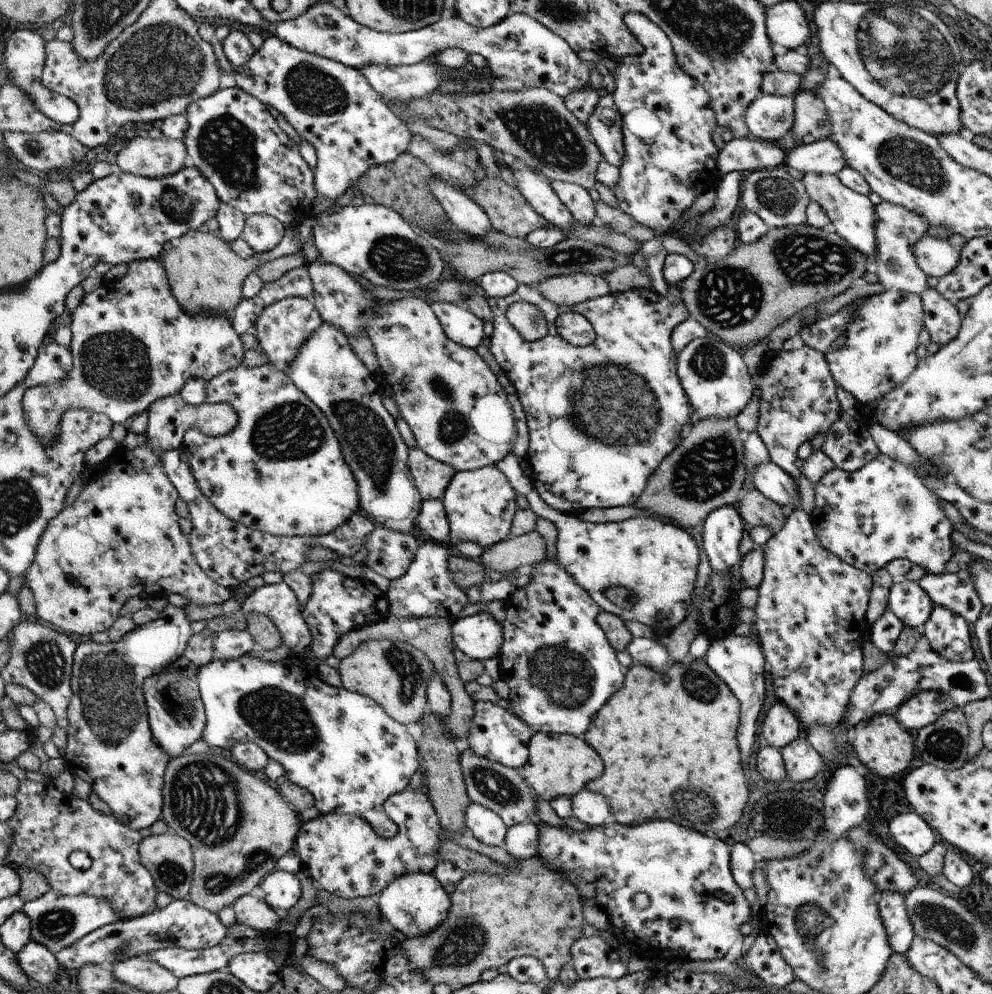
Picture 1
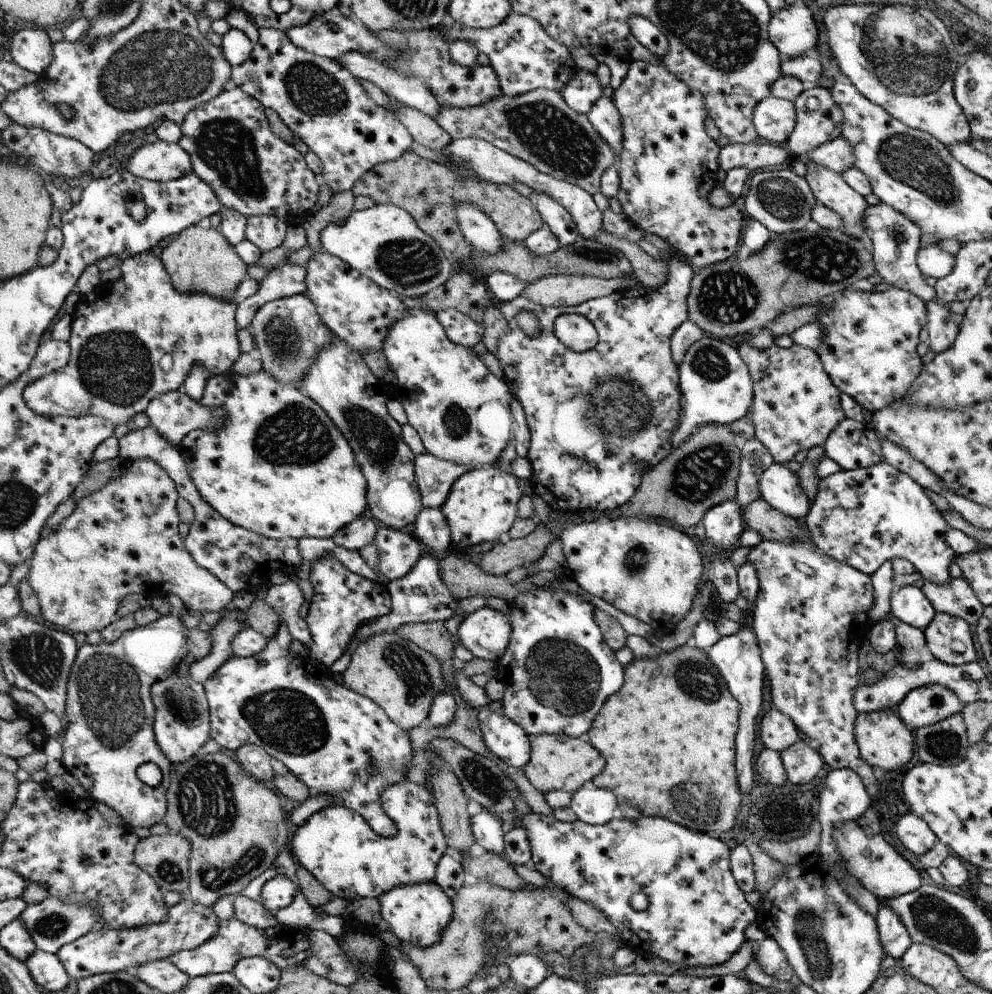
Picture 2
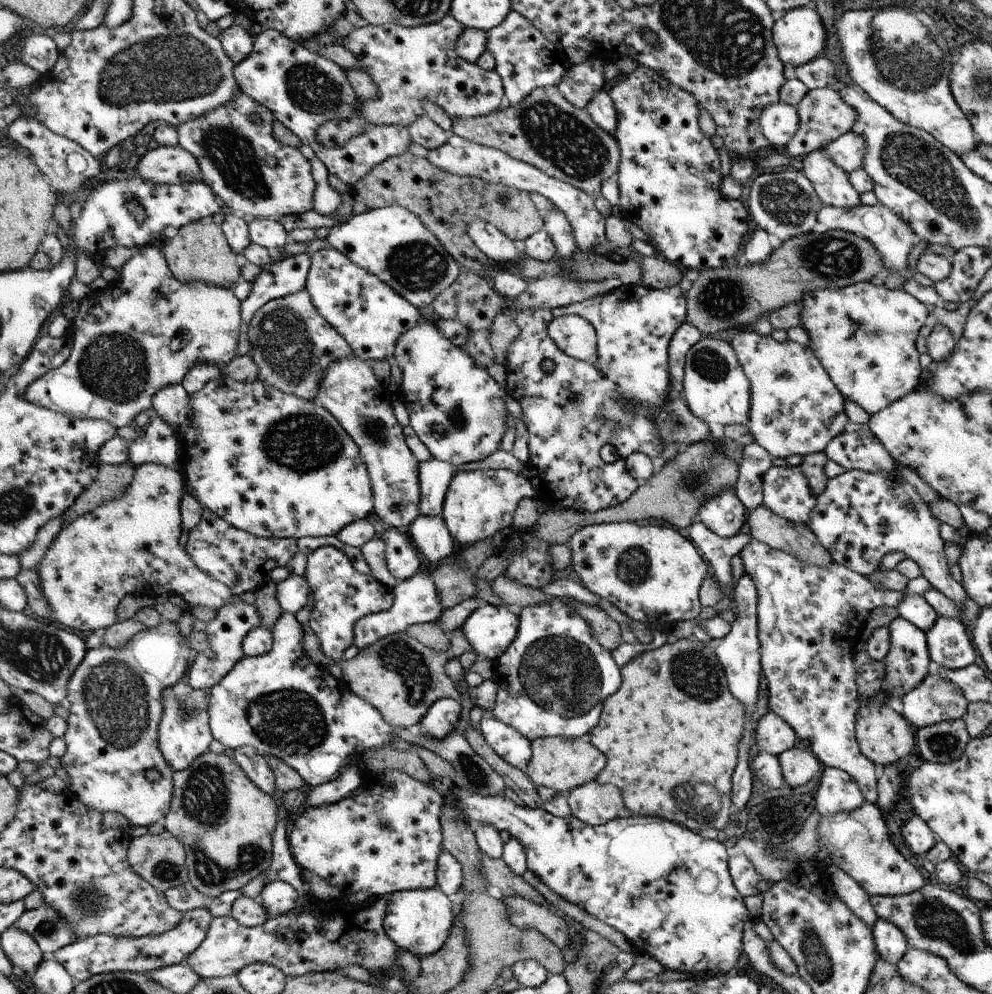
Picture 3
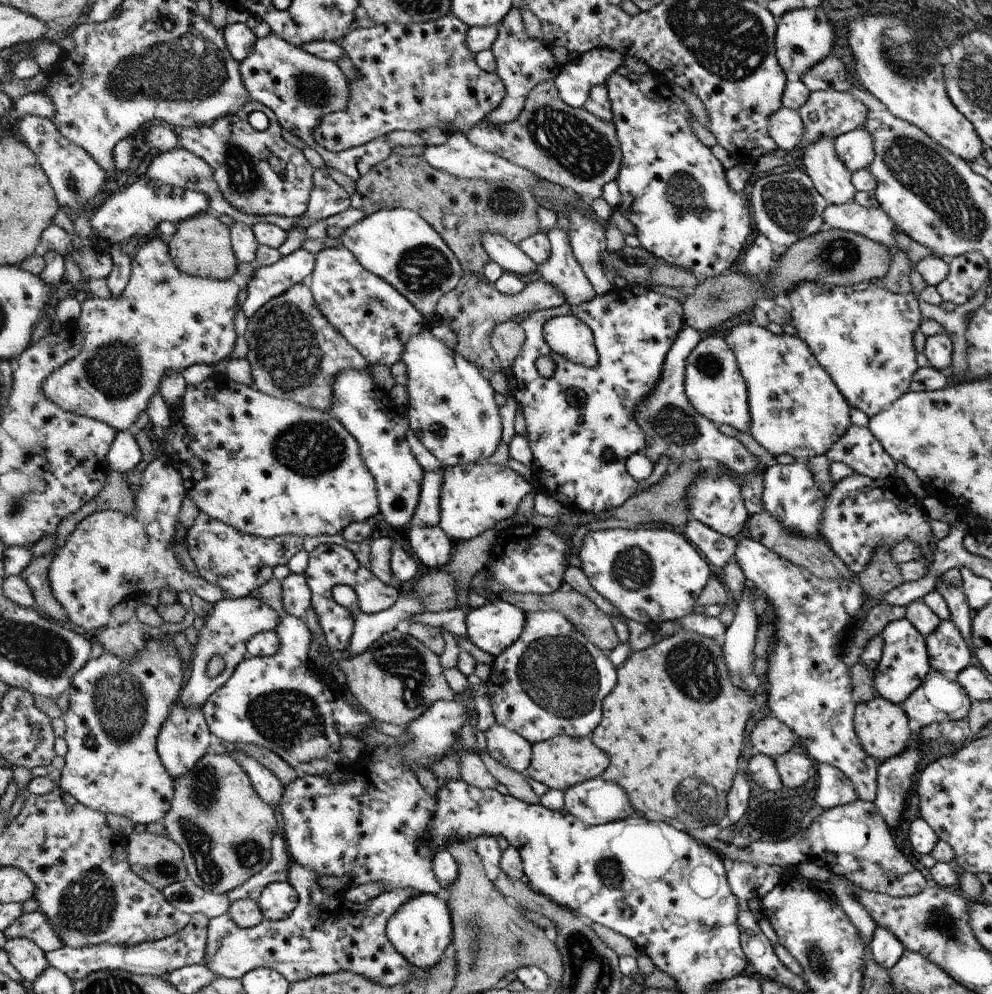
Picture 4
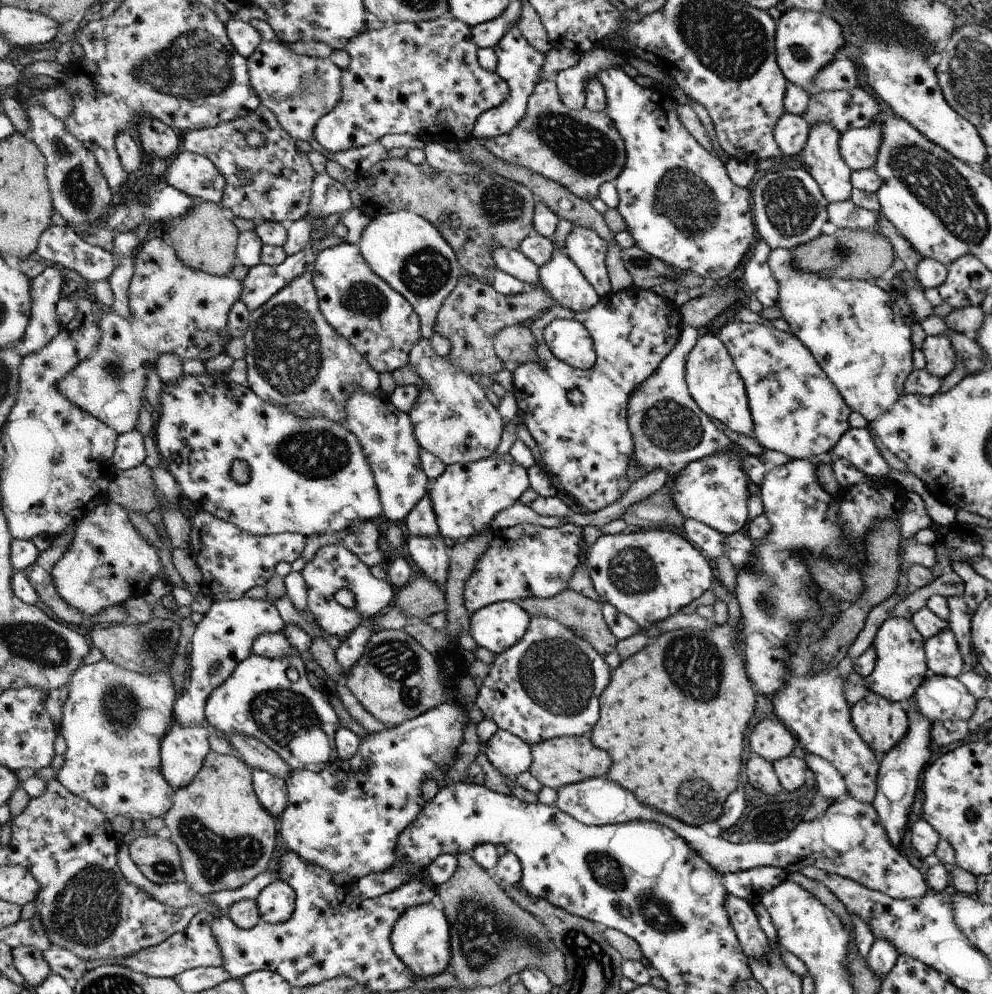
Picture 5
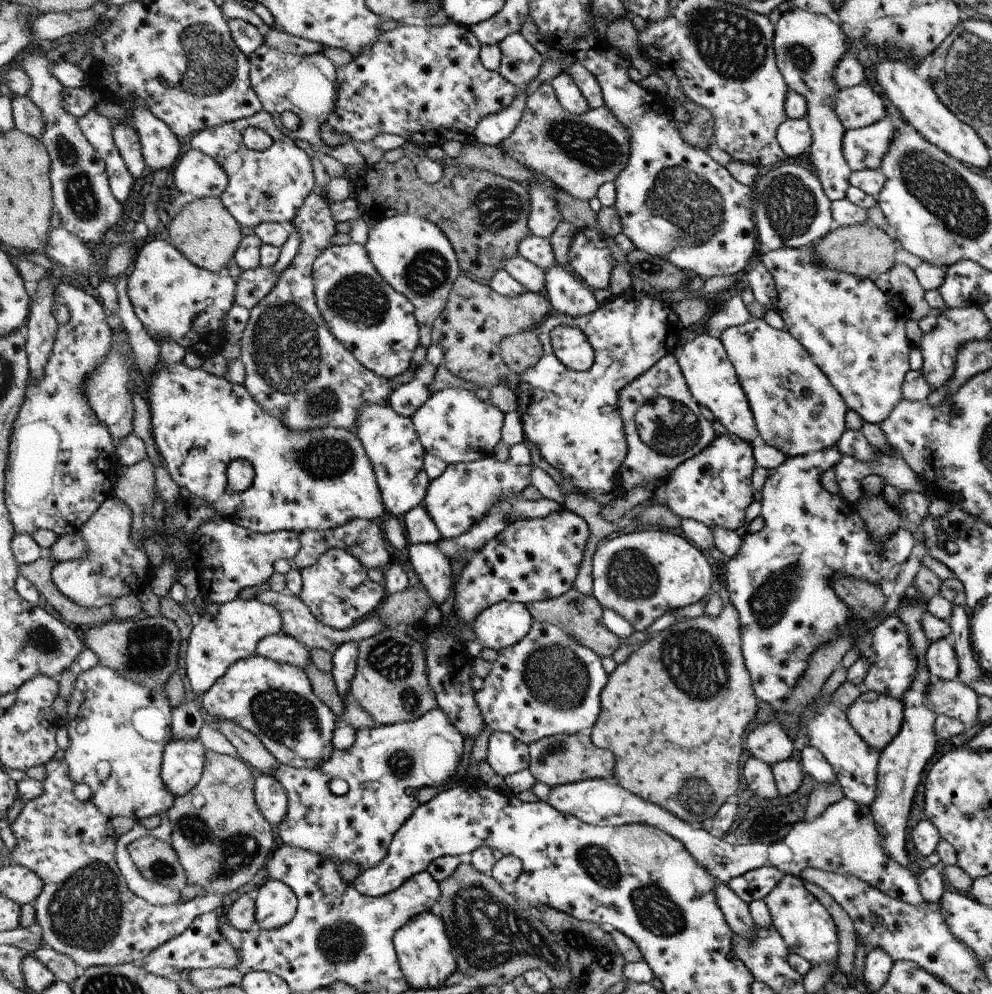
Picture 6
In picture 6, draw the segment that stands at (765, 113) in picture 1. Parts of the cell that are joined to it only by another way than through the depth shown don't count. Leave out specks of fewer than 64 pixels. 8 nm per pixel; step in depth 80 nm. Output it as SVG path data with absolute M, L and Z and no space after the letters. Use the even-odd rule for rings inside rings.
M787 118L777 132L777 140L788 157L802 156L811 147L811 128L806 118Z

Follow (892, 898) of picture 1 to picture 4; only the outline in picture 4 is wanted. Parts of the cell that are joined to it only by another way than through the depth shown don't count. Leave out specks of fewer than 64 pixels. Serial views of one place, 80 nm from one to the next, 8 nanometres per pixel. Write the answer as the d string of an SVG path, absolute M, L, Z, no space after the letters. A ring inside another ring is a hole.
M876 927L868 947L869 957L876 964L890 970L896 961L904 954L905 948L895 938L894 933L885 928Z

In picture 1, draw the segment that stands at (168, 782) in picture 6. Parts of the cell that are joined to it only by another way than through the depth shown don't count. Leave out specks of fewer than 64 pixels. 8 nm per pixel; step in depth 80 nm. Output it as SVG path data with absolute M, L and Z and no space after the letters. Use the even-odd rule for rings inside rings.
M177 666L146 679L143 693L149 709L149 724L152 726L153 735L171 759L184 754L188 746L202 739L208 717L205 715L204 701L195 678L189 678Z

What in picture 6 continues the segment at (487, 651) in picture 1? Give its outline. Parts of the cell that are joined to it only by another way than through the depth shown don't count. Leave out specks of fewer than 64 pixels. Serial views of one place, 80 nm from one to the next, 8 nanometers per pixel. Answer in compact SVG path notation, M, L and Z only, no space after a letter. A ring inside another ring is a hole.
M504 601L482 611L472 629L478 642L499 651L520 643L533 624L532 612L525 604Z

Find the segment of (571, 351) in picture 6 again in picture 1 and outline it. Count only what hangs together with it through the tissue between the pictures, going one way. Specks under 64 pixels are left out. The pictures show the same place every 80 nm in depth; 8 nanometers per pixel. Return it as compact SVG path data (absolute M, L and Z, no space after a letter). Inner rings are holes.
M567 311L556 319L557 333L575 347L592 345L596 333L592 323L580 313Z

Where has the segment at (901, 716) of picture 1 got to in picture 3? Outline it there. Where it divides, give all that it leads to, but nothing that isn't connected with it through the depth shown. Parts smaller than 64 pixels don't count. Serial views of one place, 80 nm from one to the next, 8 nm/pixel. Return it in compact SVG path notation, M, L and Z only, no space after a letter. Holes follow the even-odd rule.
M930 671L918 686L900 698L897 706L910 724L920 728L962 718L968 703L956 684L937 671Z

